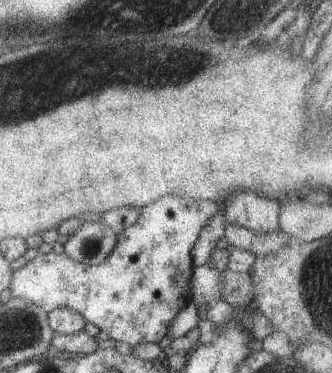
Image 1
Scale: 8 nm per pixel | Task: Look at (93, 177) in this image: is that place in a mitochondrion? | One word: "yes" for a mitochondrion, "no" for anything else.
no

